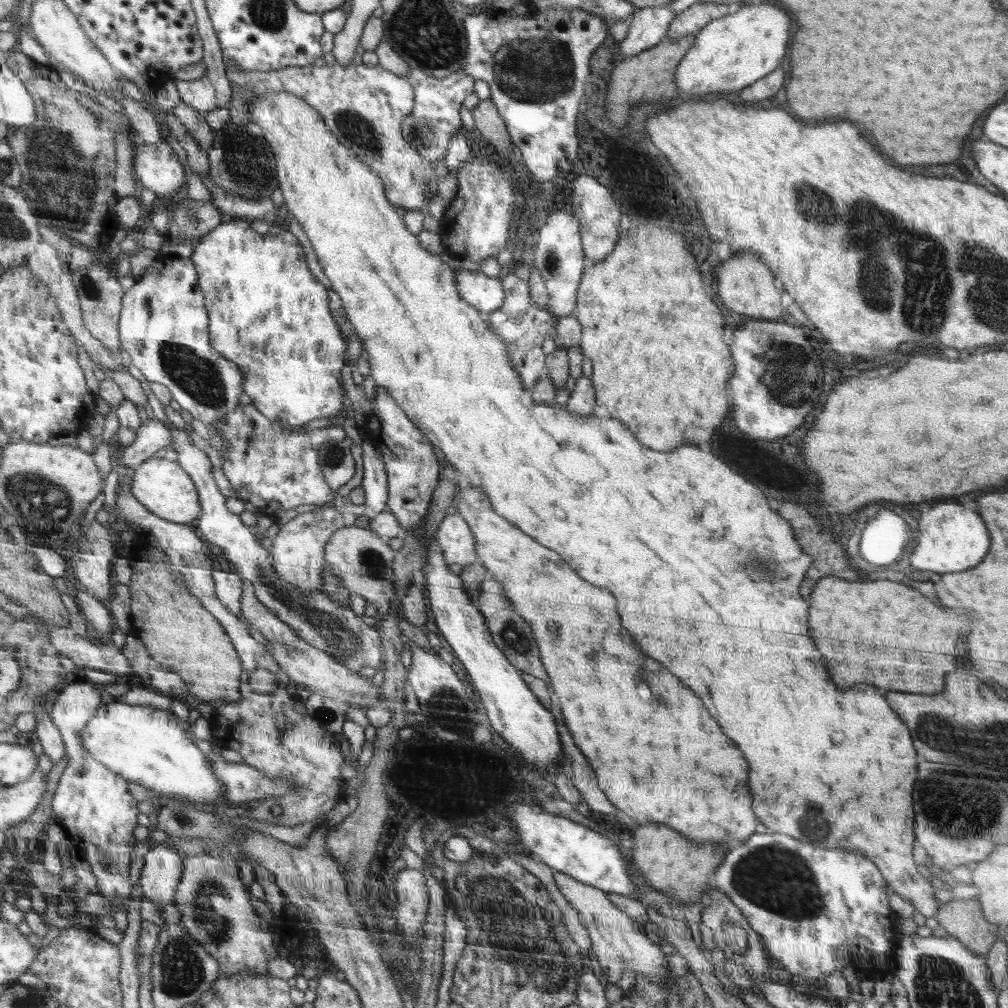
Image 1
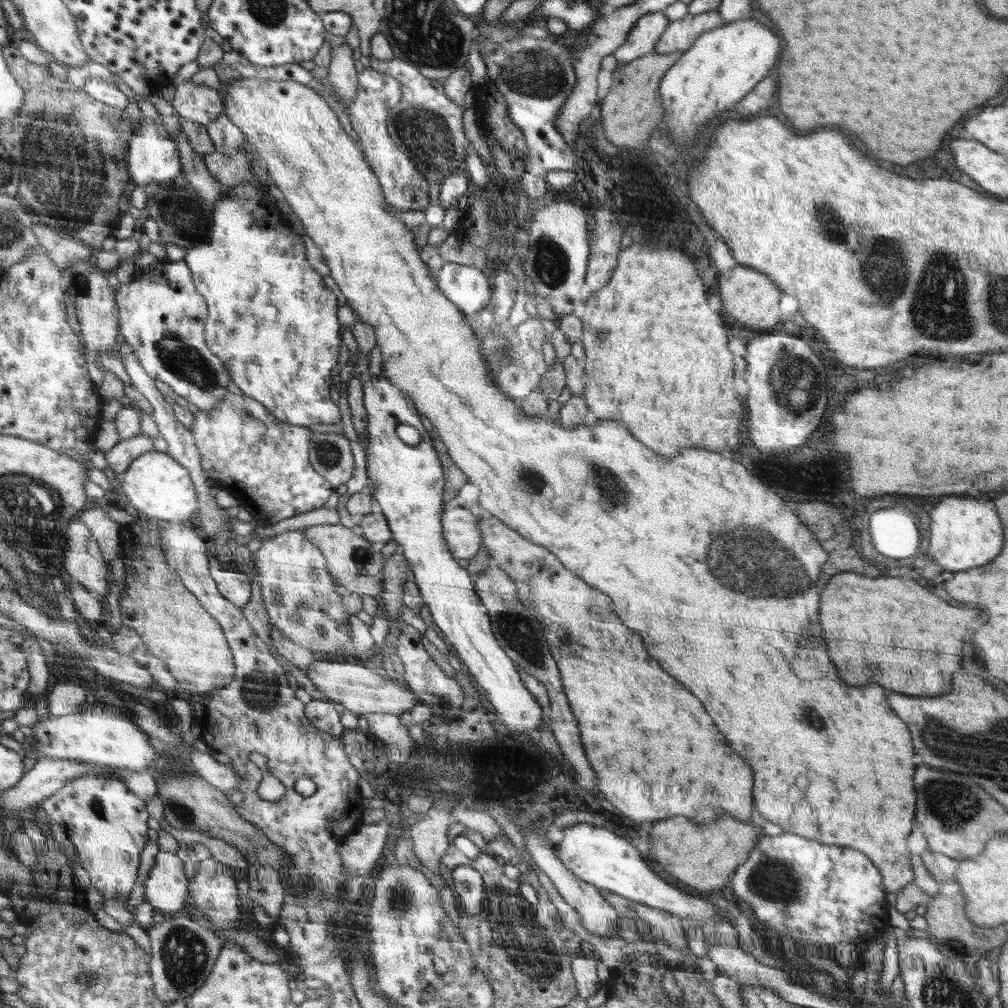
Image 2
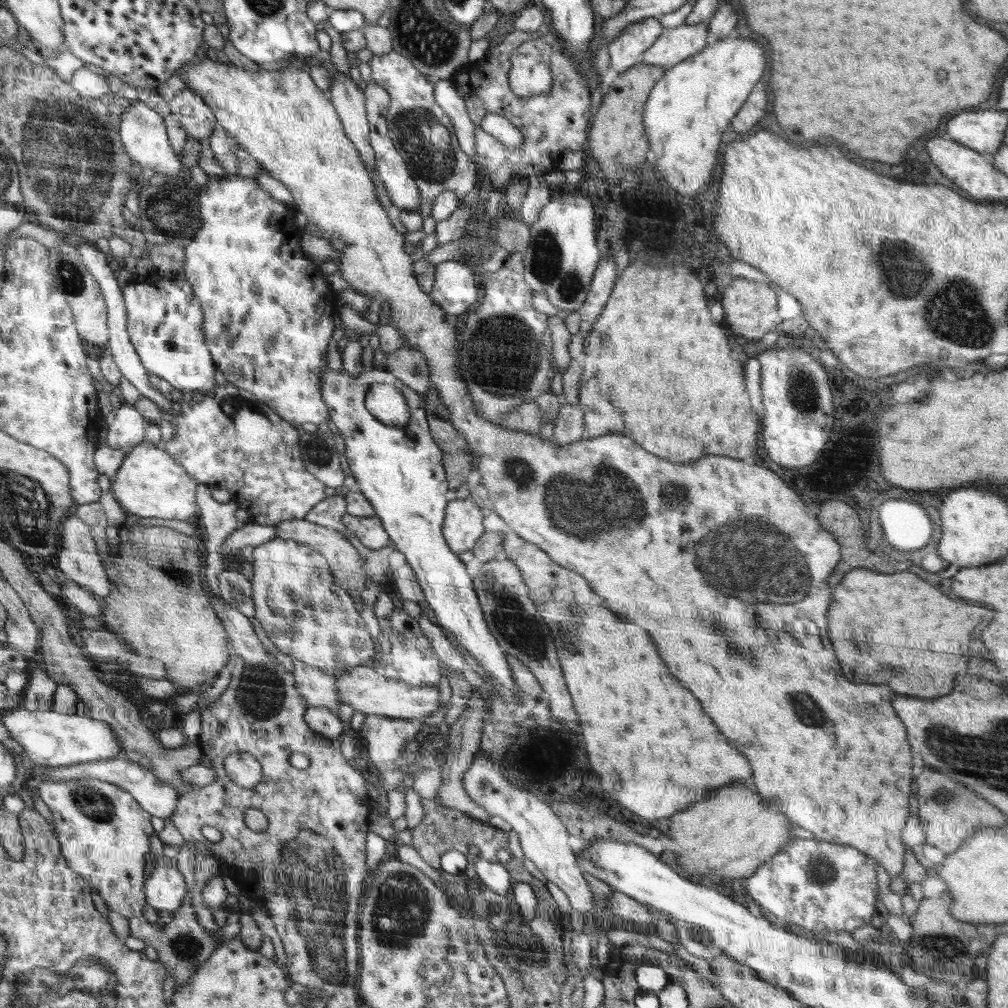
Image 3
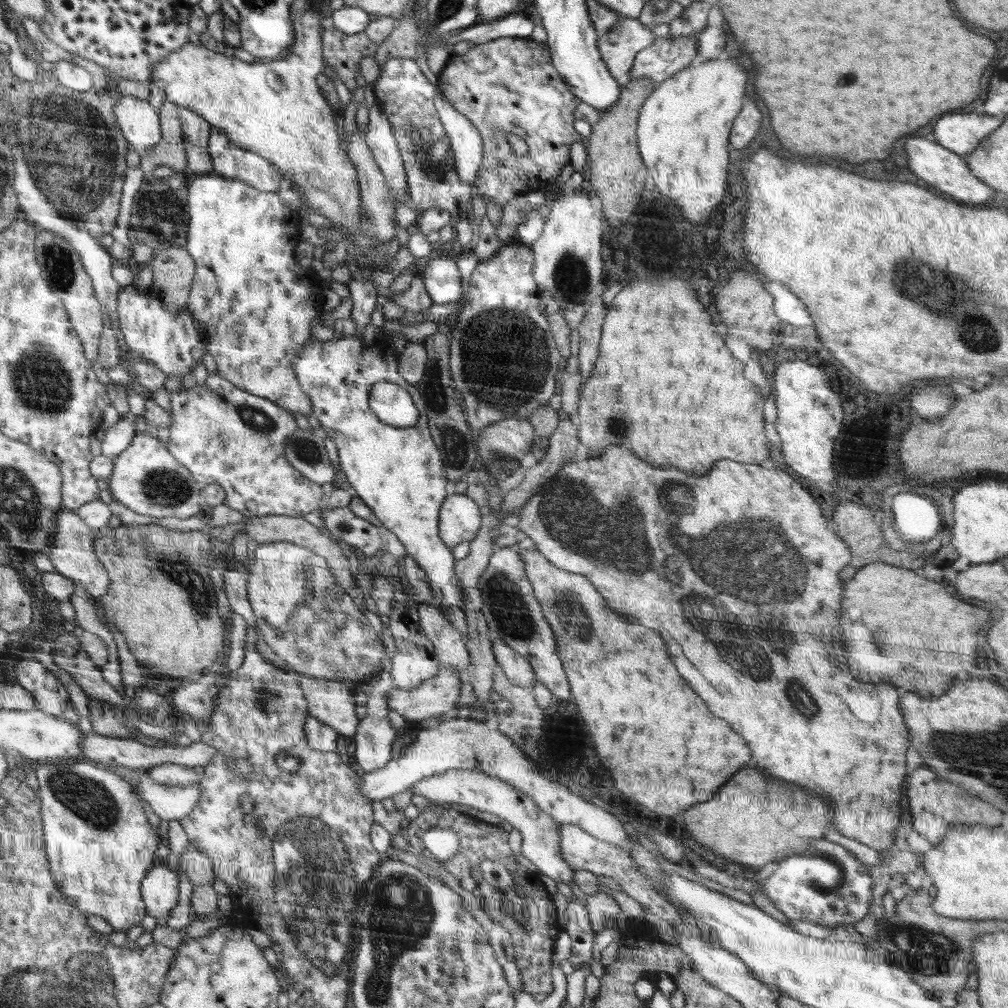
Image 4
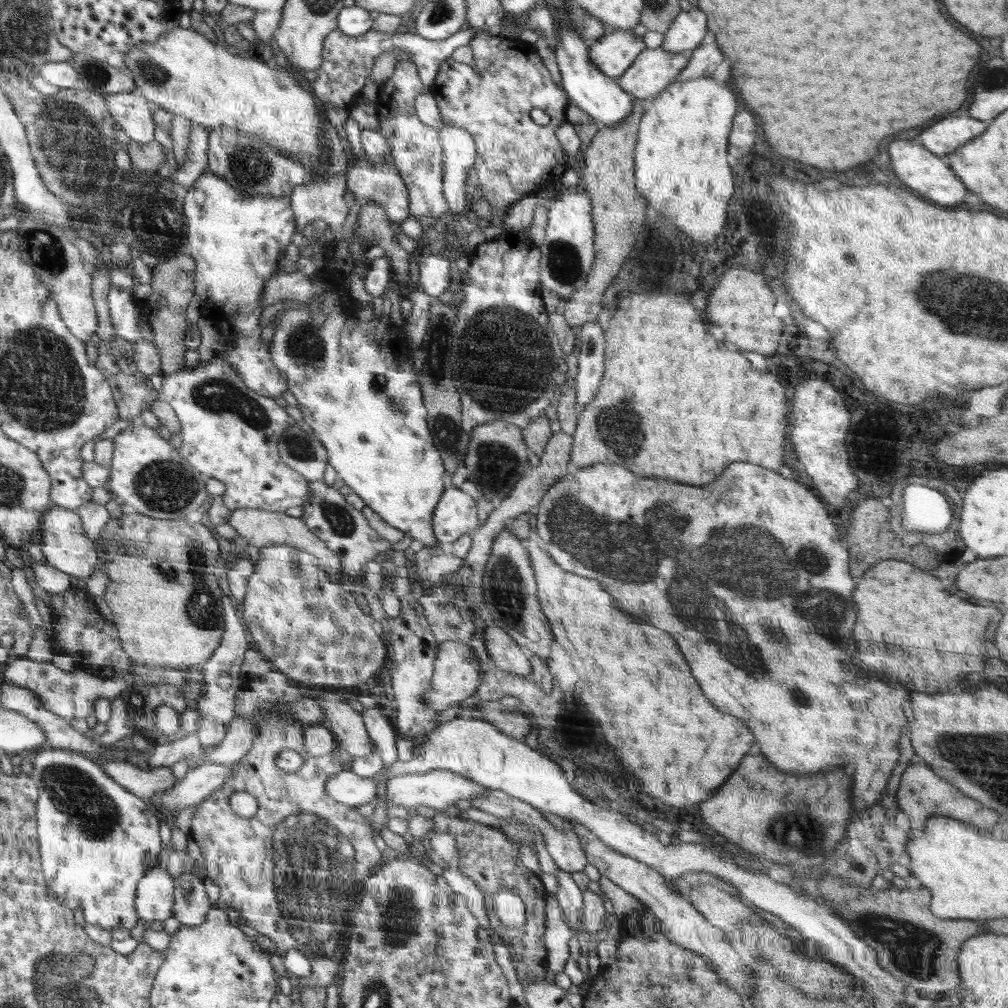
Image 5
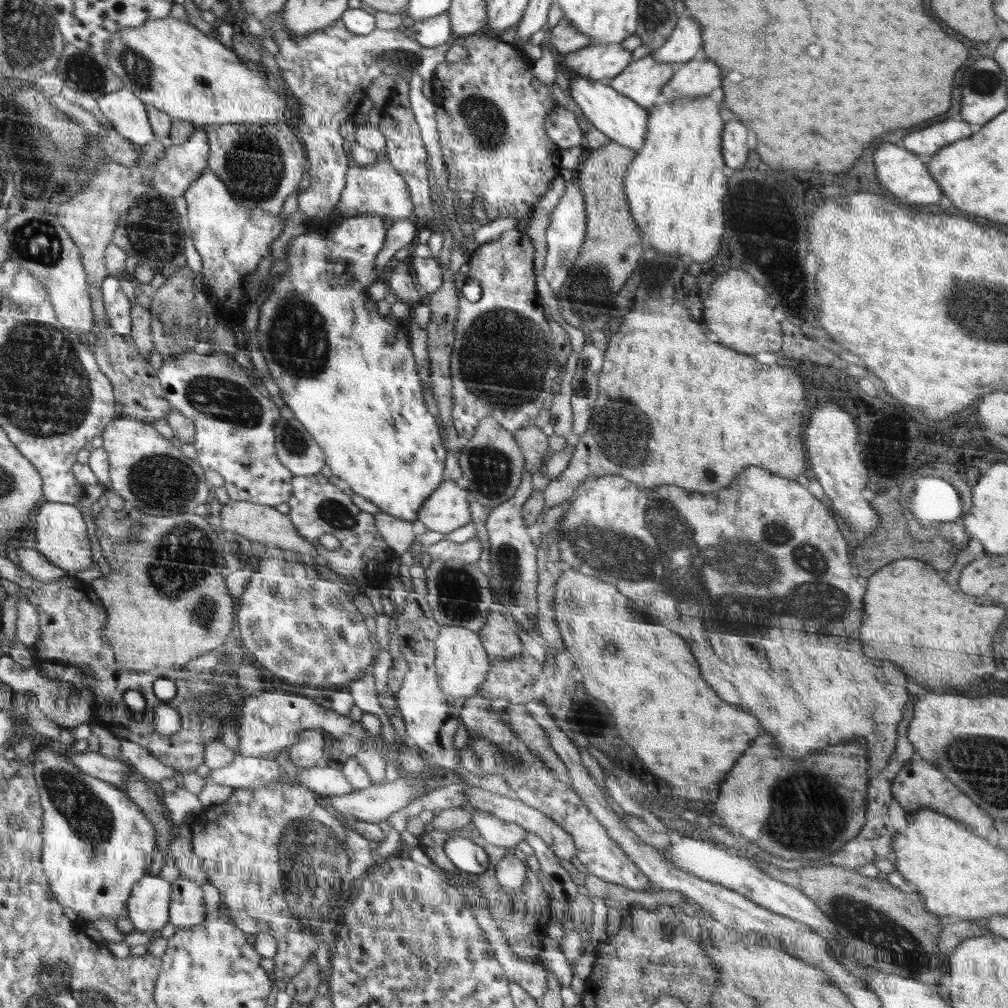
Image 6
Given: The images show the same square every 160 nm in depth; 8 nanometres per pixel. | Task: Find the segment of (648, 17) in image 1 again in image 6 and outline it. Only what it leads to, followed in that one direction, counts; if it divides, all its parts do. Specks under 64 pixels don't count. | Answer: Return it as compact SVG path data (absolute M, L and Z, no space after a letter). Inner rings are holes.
M618 42L614 44L590 44L576 52L561 57L565 71L572 77L585 76L592 80L610 81L629 66L632 52Z

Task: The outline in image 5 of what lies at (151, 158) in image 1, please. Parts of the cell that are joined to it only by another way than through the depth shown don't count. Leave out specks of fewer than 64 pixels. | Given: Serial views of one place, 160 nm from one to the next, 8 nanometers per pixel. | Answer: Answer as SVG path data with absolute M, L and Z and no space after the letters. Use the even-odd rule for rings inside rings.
M140 92L112 93L105 96L105 104L118 121L120 128L133 140L142 144L154 141L153 106Z

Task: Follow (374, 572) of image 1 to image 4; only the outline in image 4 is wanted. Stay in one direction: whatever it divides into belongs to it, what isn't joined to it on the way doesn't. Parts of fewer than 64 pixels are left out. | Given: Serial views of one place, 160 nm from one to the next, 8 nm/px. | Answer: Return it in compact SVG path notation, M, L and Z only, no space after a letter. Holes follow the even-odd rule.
M262 515L246 518L245 523L245 533L249 537L249 540L254 540L254 542L258 542L259 544L286 541L302 545L304 548L313 549L315 553L321 554L328 561L330 570L334 576L337 576L338 584L341 584L342 588L354 588L354 578L352 578L352 572L350 572L350 564L348 564L346 556L342 554L338 543L334 542L326 532L308 523L303 517Z

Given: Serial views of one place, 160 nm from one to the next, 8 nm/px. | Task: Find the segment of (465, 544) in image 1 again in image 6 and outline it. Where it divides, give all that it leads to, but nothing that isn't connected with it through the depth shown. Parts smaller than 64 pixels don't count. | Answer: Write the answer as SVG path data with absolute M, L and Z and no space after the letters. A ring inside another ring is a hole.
M446 480L430 500L426 499L426 508L422 508L422 516L417 516L427 529L448 534L470 520L468 510L468 490L460 488L452 480Z

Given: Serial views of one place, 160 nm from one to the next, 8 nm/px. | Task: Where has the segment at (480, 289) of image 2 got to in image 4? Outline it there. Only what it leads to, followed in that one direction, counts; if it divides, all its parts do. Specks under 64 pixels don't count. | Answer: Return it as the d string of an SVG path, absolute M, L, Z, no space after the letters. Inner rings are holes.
M452 258L426 260L419 275L433 304L445 305L462 300L464 295L460 273Z

